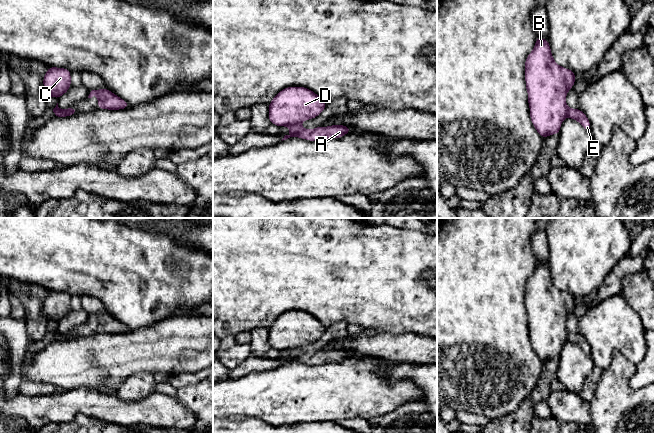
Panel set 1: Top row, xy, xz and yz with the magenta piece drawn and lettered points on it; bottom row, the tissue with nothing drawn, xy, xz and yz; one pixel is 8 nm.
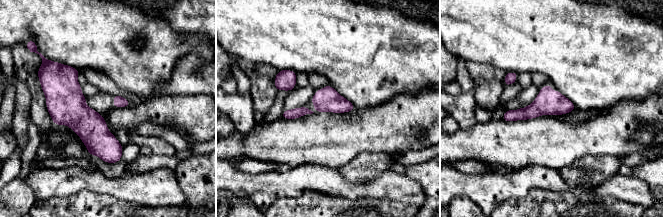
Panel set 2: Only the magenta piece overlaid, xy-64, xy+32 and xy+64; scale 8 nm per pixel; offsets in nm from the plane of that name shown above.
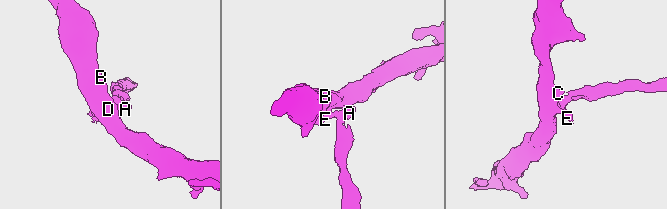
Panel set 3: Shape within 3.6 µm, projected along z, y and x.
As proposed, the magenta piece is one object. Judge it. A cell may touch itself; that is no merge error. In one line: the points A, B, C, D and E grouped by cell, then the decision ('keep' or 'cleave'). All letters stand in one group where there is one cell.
A E / B C D; cleave

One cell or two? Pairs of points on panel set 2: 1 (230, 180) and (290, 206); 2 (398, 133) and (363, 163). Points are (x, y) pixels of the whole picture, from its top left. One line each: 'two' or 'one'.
1: two
2: two

